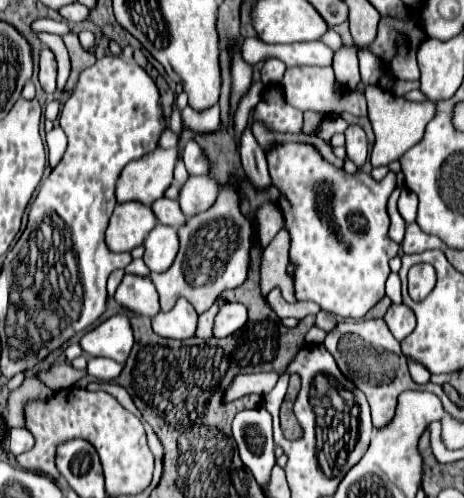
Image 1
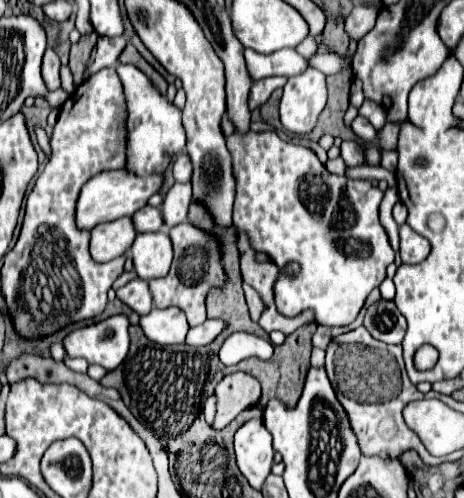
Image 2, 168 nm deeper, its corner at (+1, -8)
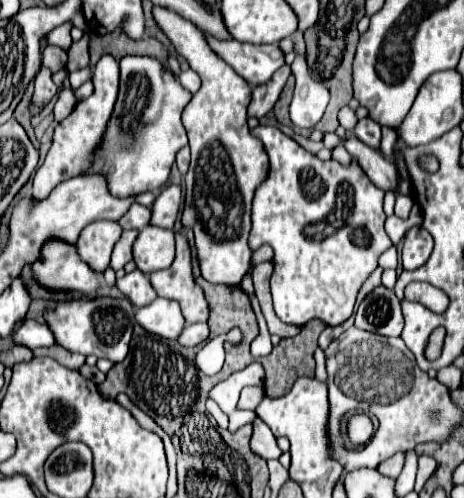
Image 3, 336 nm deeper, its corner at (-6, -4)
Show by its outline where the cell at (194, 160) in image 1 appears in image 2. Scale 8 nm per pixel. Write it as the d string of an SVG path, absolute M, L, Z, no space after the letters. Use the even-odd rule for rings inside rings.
M186 152L176 156L174 178L176 178L176 182L190 182L192 180L192 160L190 160L190 156Z

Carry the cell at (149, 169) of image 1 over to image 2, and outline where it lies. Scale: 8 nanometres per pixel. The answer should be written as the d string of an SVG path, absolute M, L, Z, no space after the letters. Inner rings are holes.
M110 170L110 172L100 172L88 184L84 184L78 204L76 204L76 222L78 228L94 228L96 224L102 222L112 222L122 216L132 216L140 208L148 204L148 198L160 190L164 182L164 174L156 176L132 176L128 170Z

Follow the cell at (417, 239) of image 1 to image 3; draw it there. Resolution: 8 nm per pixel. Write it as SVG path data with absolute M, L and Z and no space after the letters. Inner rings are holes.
M413 226L405 234L403 252L401 252L401 264L403 270L415 270L423 266L433 250L433 238L423 226Z

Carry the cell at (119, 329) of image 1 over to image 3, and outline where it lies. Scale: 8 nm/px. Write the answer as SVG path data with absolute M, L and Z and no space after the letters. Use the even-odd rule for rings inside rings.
M93 296L83 300L63 300L55 308L45 310L43 318L45 324L51 326L55 342L69 352L79 352L83 356L95 354L97 358L107 358L111 362L121 362L129 352L135 310L127 298Z

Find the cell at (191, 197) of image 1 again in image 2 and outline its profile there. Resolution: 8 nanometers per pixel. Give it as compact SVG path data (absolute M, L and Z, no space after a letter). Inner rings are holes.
M174 184L162 202L162 216L168 228L184 222L188 218L188 206L192 202L192 186L190 184Z

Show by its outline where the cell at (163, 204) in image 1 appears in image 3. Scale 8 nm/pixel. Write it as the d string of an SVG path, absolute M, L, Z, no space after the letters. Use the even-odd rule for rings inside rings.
M131 204L131 208L125 212L125 216L121 216L119 224L123 230L141 230L149 224L149 218L151 218L151 210L141 206L141 204Z

